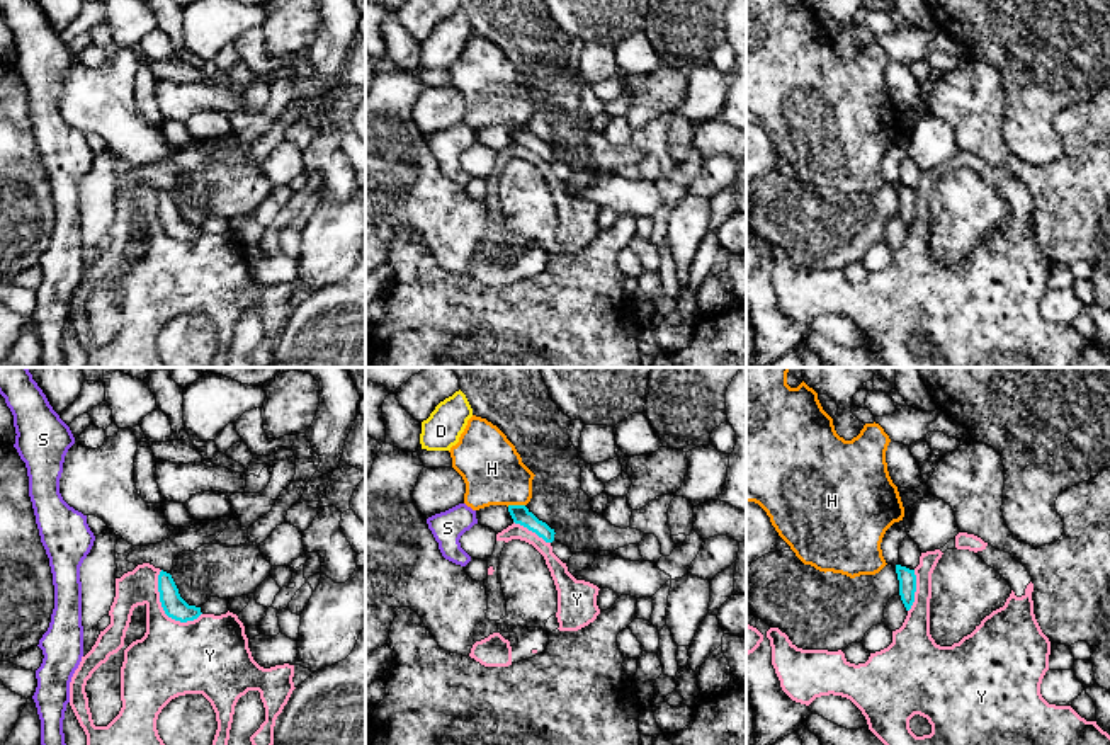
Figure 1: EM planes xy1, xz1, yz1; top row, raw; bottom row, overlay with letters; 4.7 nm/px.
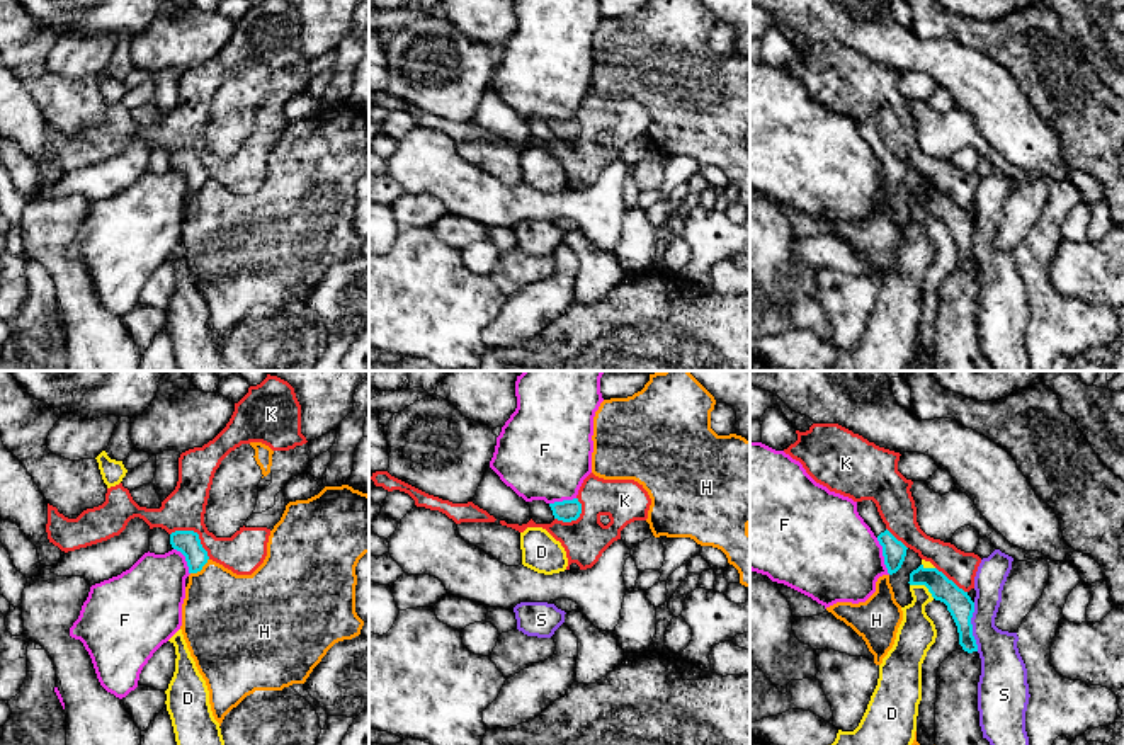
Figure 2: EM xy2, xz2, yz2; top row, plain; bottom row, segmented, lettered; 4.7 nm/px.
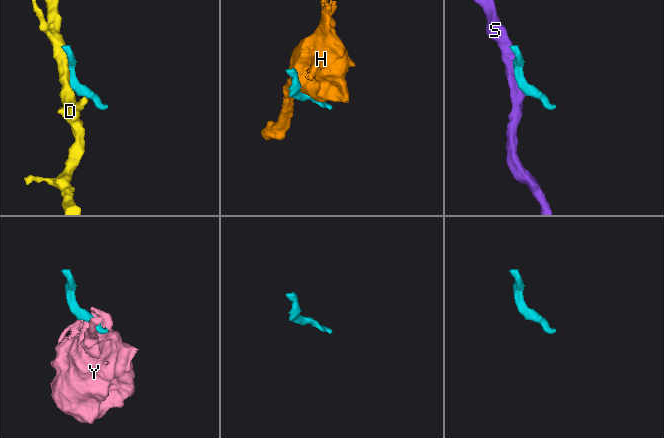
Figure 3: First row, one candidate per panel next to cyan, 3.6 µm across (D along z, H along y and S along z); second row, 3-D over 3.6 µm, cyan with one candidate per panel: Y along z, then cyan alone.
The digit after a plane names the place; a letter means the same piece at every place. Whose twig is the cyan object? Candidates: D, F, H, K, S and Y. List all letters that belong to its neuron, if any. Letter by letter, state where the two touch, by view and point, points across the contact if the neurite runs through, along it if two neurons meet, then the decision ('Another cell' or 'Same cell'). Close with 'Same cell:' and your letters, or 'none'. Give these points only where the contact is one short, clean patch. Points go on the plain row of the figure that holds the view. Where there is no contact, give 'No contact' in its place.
D: Touches cyan at yz2 (924, 203). Boundary: yz2 (910, 203), (922, 203), (934, 216). Another cell
F: Touches cyan at yz2 (883, 174). Boundary: yz2 (876, 157), (881, 165), (883, 182), (890, 193). Another cell
H: Touches cyan at xy2 (201, 187). Another cell
K: Touches cyan at xy2 (196, 152). Another cell
S: Touches cyan at yz2 (971, 245). Boundary: yz2 (973, 221), (971, 254), (978, 269). Another cell
Y: Touches cyan at xy1 (162, 225). Boundary: xy1 (160, 189), (158, 220), (162, 228), (181, 240), (196, 238). Another cell
Same cell: none

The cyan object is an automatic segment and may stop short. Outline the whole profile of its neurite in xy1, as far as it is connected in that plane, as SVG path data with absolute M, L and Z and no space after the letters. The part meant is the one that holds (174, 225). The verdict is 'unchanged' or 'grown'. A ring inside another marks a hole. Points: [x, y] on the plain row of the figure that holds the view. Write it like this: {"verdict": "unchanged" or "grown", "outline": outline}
{"verdict": "unchanged", "outline": "M160 191L158 194L160 221L165 233L175 240L187 242L197 238L202 231L201 226L189 225L178 213L178 208L170 192Z"}

